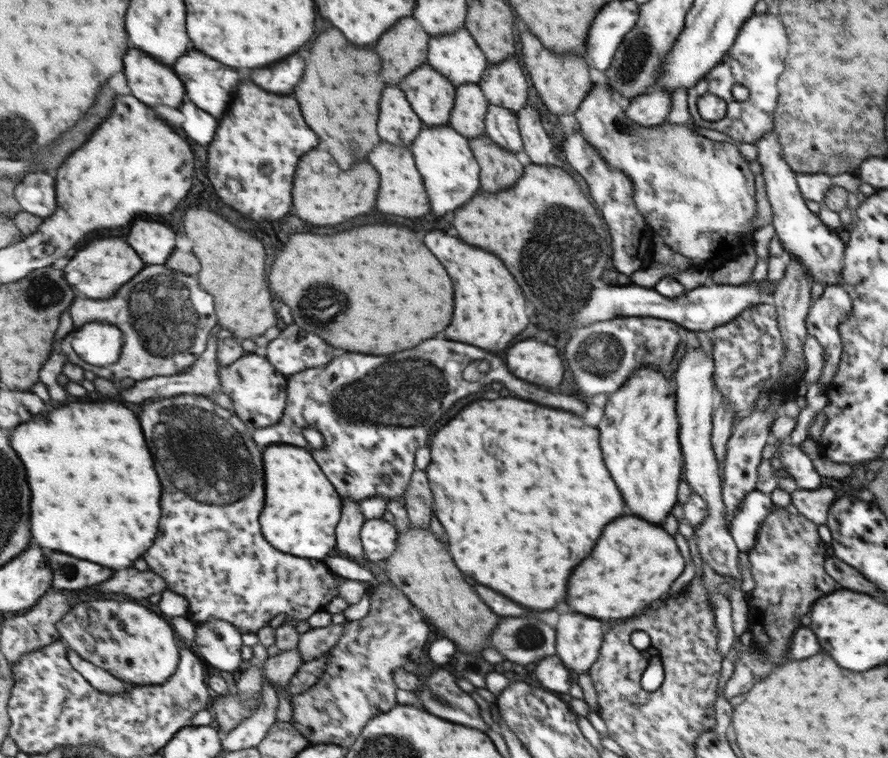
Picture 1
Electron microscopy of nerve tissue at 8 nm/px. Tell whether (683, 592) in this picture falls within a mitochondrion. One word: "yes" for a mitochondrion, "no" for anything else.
no

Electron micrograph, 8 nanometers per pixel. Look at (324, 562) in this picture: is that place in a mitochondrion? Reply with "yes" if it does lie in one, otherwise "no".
no

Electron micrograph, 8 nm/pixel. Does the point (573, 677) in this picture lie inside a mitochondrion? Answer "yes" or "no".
no

